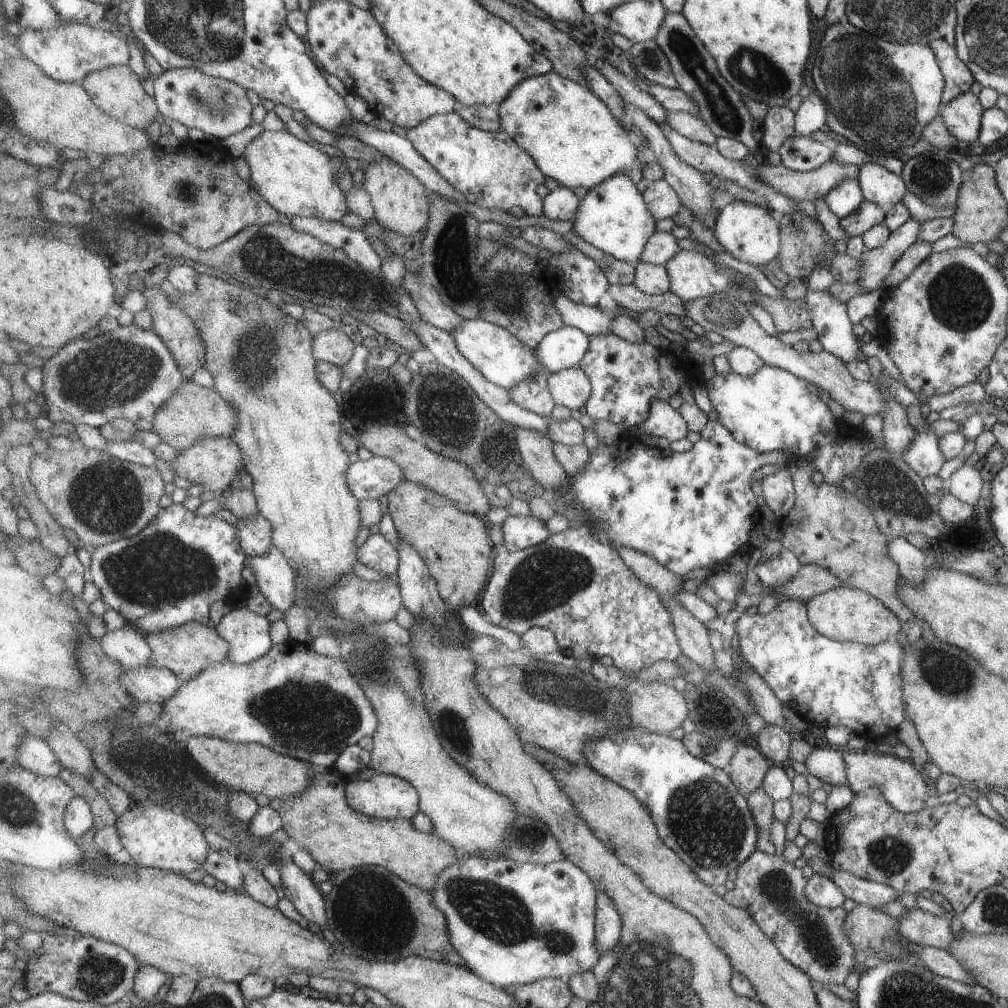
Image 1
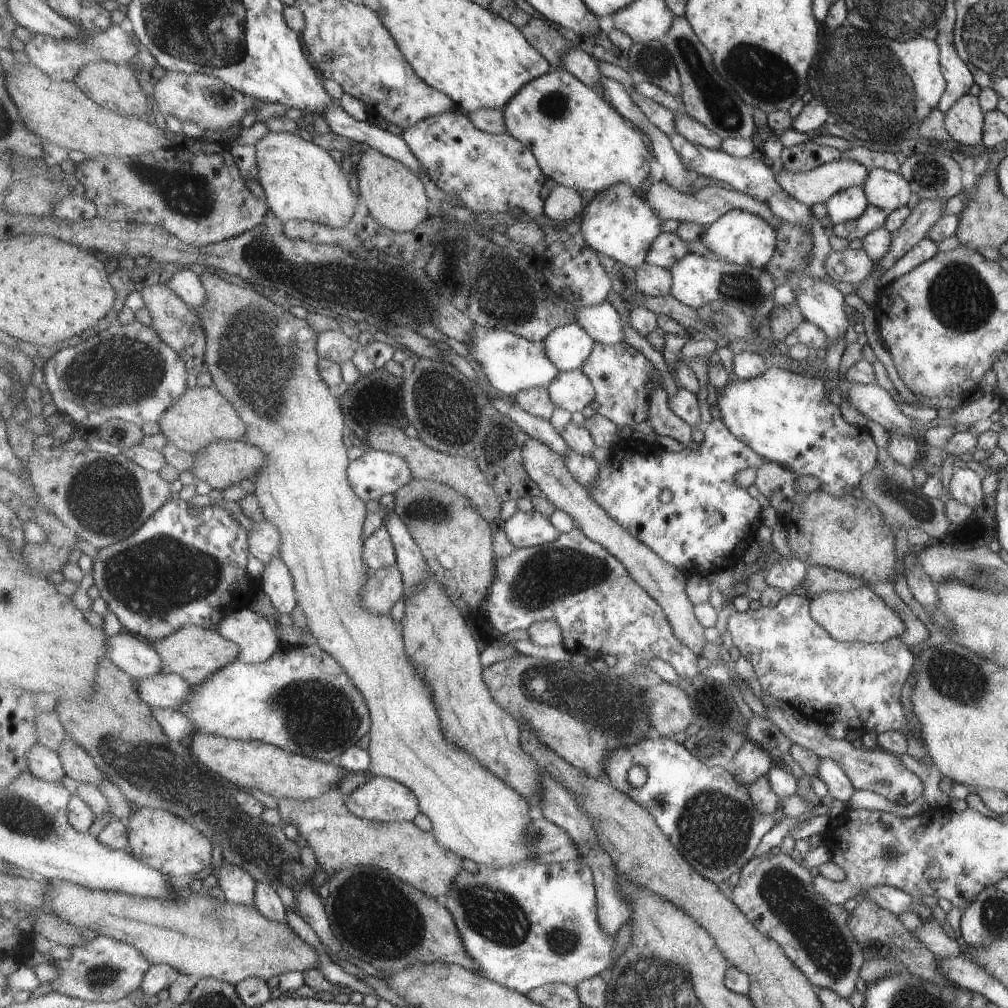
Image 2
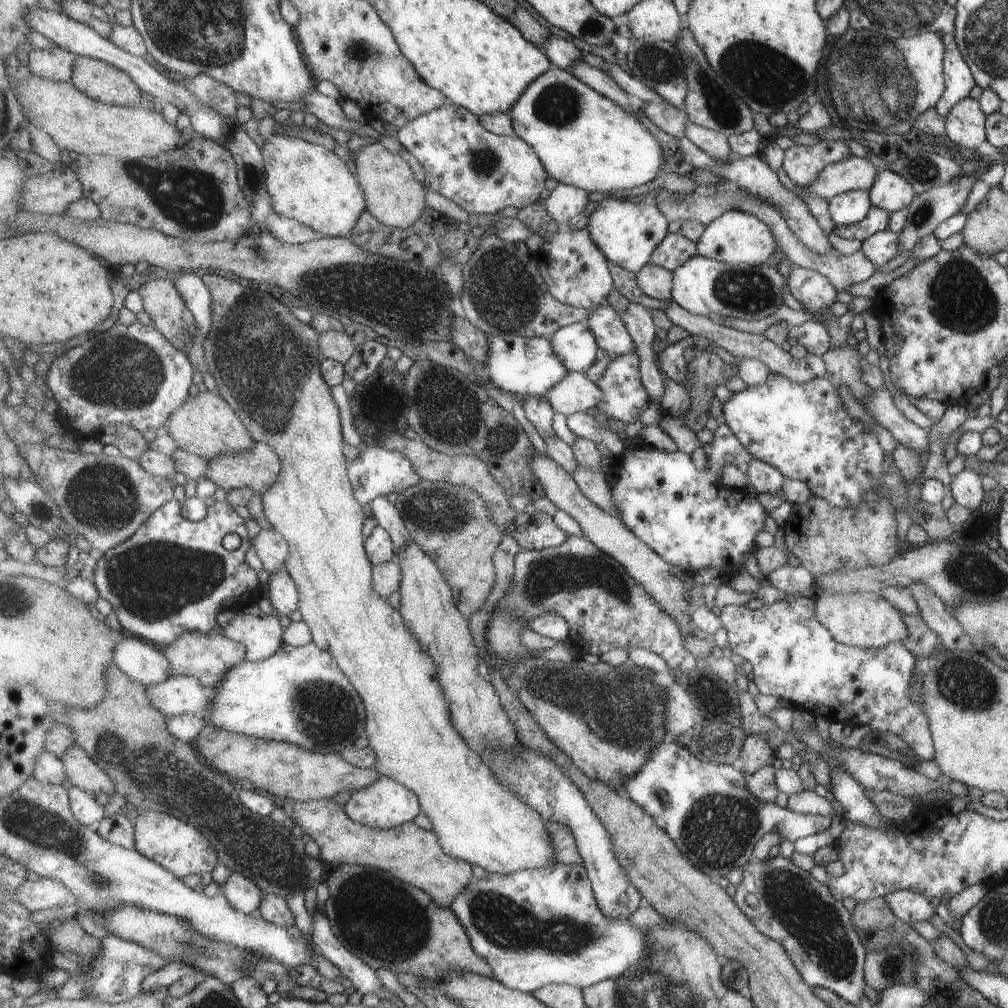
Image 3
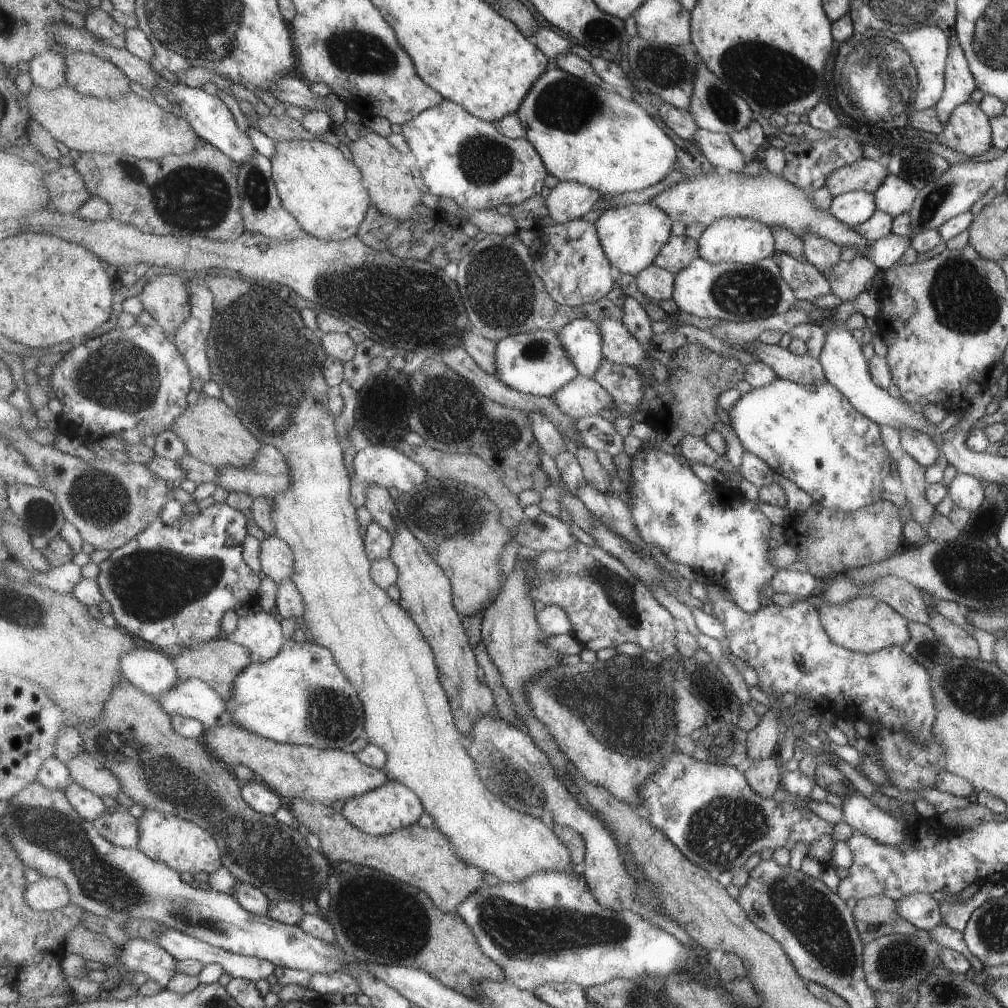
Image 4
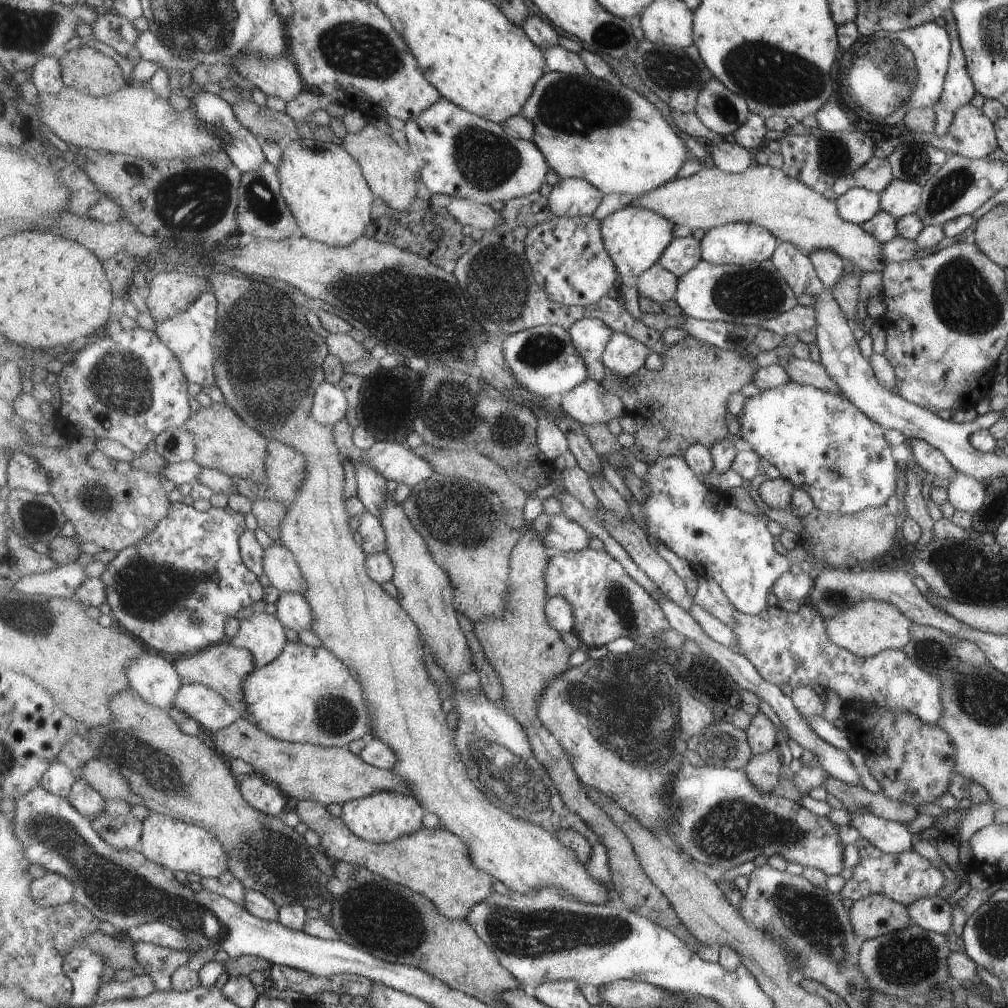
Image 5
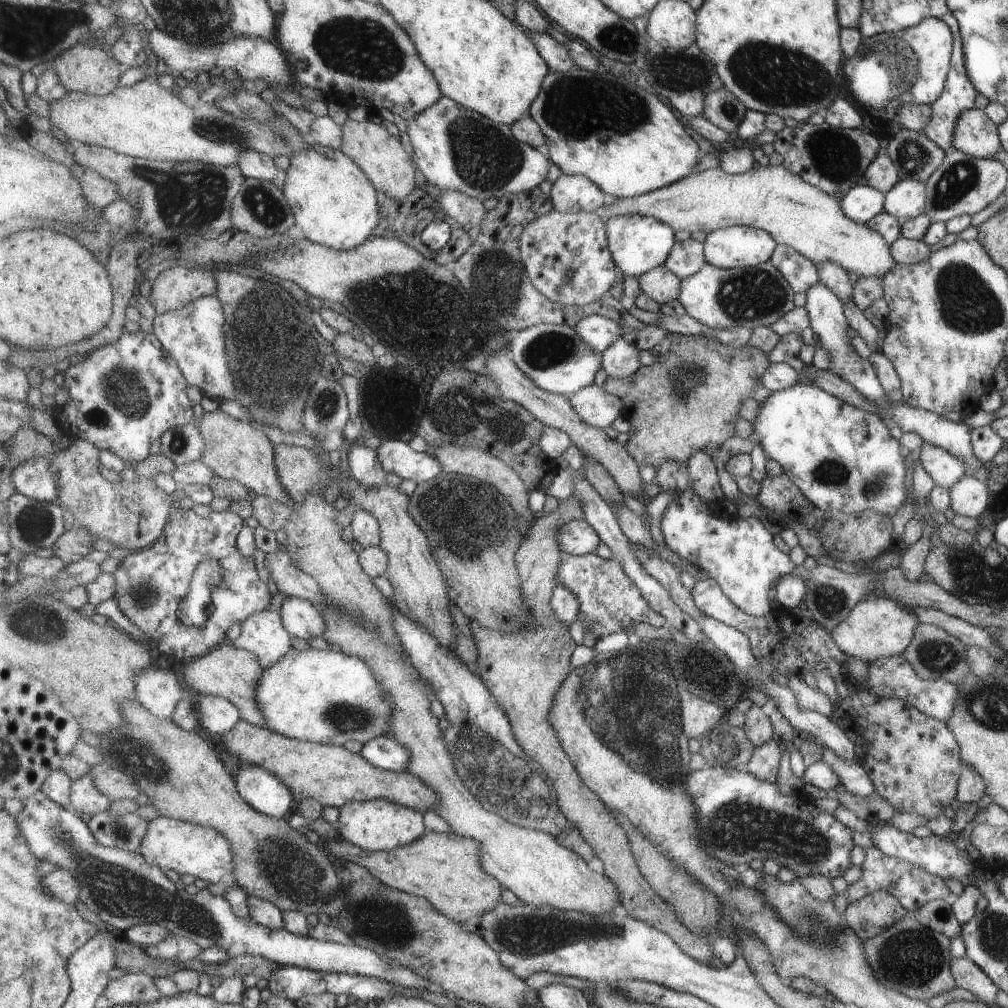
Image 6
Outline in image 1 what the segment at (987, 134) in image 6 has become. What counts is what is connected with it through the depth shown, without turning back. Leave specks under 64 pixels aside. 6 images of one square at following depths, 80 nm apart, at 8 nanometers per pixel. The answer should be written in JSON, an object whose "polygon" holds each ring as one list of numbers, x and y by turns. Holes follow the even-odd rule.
{"polygon":[[971,91,962,92,955,99,939,106,939,116,949,132,961,144,976,140,980,131,980,118,983,108,978,96]]}

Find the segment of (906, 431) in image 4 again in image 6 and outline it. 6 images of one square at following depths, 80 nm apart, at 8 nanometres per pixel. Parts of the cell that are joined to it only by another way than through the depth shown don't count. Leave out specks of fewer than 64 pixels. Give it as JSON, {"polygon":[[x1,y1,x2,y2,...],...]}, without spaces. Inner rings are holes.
{"polygon":[[925,442,919,448,918,460,934,484,947,490,966,471,965,465,945,449]]}

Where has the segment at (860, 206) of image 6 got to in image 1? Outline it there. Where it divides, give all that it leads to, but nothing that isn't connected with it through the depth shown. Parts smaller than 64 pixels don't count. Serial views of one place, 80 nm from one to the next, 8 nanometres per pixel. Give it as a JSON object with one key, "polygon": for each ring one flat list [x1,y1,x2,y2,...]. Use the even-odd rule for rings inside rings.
{"polygon":[[843,179,832,186,825,194,824,201,831,212,841,218,853,212,863,200,857,179]]}

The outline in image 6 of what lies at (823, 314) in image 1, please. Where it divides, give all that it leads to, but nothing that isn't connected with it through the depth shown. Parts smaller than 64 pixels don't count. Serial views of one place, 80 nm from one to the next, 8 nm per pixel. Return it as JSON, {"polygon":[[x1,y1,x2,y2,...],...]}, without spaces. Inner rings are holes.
{"polygon":[[778,244,771,258,792,284,793,292,805,292,811,285,818,282,816,266,792,246]]}

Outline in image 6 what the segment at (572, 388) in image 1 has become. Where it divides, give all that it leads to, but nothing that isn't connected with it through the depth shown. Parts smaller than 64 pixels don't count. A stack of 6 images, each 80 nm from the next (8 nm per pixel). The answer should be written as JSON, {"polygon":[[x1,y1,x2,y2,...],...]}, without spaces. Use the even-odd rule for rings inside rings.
{"polygon":[[597,383,574,392,569,398,578,416,591,426,605,429,623,416,624,402]]}

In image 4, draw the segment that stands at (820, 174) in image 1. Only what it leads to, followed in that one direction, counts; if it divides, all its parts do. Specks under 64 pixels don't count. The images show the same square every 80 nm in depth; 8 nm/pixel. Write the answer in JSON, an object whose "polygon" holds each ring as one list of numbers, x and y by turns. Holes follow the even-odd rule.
{"polygon":[[861,157,851,164,836,168,824,180,823,186,832,197,851,191,872,193,887,173,876,161]]}

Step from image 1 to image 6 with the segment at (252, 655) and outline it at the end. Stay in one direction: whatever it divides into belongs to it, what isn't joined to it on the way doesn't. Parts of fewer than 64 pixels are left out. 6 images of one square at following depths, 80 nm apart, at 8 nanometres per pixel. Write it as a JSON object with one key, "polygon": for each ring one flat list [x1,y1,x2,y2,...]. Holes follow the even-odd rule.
{"polygon":[[265,610,243,622,236,648,253,652,265,669,273,668,293,650,291,634,285,628,281,613]]}

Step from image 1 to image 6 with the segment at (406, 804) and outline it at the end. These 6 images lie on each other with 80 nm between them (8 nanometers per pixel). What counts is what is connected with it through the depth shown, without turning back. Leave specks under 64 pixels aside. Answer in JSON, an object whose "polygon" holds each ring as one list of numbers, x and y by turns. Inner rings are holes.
{"polygon":[[391,800,353,801,340,809,340,820,336,827,345,840,361,846,367,852,389,851,407,846,429,831,424,822,424,814]]}

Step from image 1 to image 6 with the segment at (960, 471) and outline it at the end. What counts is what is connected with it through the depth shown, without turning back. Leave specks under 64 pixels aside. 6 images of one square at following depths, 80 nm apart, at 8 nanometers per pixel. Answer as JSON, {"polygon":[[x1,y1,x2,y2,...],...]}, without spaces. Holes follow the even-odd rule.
{"polygon":[[964,474,948,488,951,510,955,515,975,519,985,510,987,487,985,482]]}

